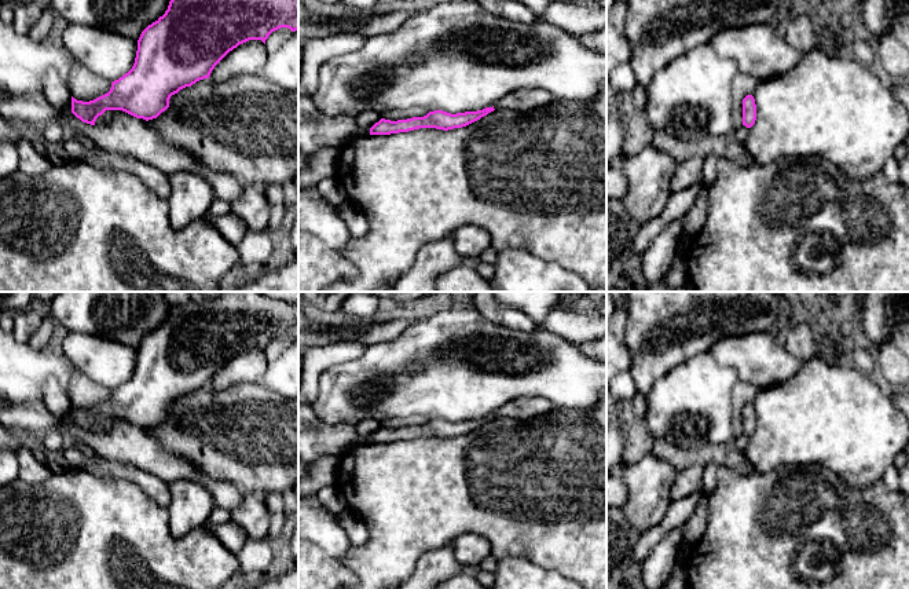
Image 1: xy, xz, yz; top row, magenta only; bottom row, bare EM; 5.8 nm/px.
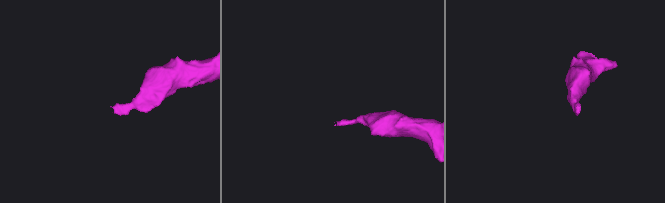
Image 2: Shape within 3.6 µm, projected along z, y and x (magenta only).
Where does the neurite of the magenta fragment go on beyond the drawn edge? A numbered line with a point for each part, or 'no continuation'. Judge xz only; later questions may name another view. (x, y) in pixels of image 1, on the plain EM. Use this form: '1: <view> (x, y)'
no continuation

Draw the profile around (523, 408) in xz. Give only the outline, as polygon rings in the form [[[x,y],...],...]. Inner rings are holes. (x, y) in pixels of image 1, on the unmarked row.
[[[518,398],[495,410],[495,418],[528,420],[547,414],[554,410],[554,405],[545,398]]]

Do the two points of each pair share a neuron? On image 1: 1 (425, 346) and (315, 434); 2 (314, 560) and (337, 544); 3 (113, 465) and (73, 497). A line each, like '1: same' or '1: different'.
1: different
2: different
3: different

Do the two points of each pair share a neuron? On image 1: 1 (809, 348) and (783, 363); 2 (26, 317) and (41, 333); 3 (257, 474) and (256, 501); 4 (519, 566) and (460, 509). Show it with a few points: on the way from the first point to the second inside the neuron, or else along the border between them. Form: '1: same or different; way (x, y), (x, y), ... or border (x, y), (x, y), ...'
1: different; border (784, 344), (791, 354), (805, 362)
2: different; border (43, 317), (39, 329), (28, 341)
3: different; border (242, 491), (261, 496)
4: different; border (498, 559), (526, 556), (541, 566)

